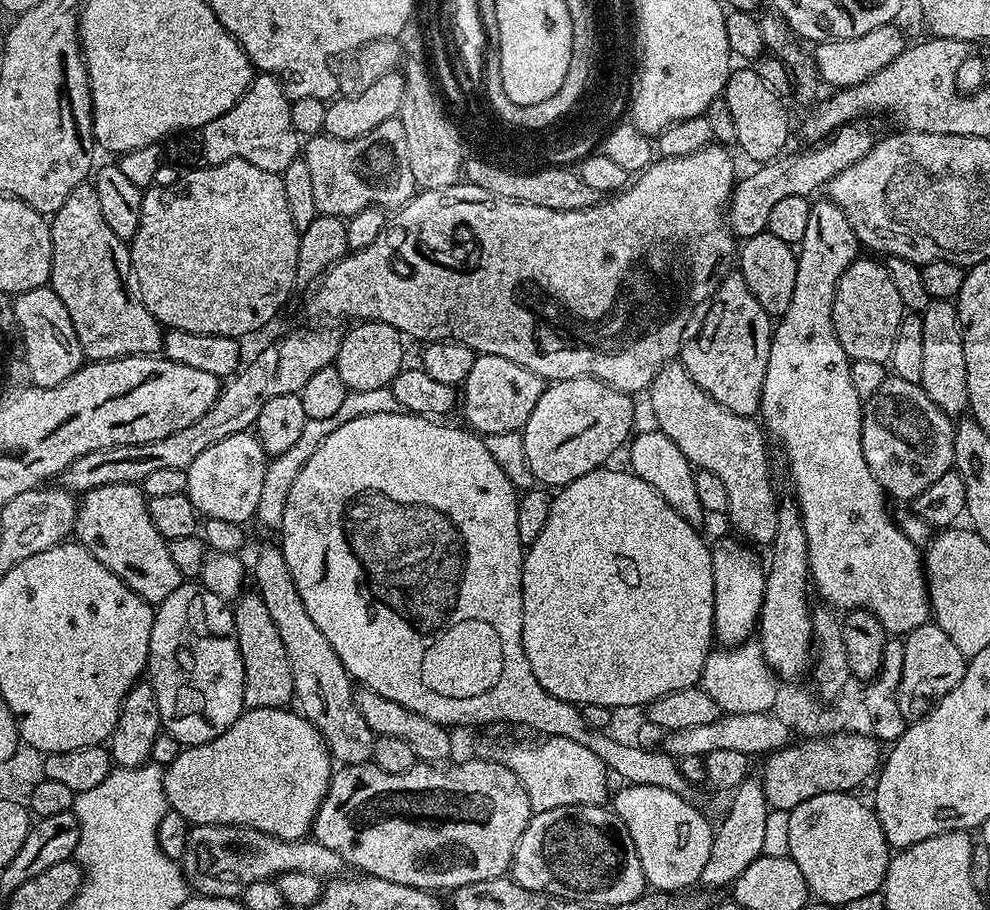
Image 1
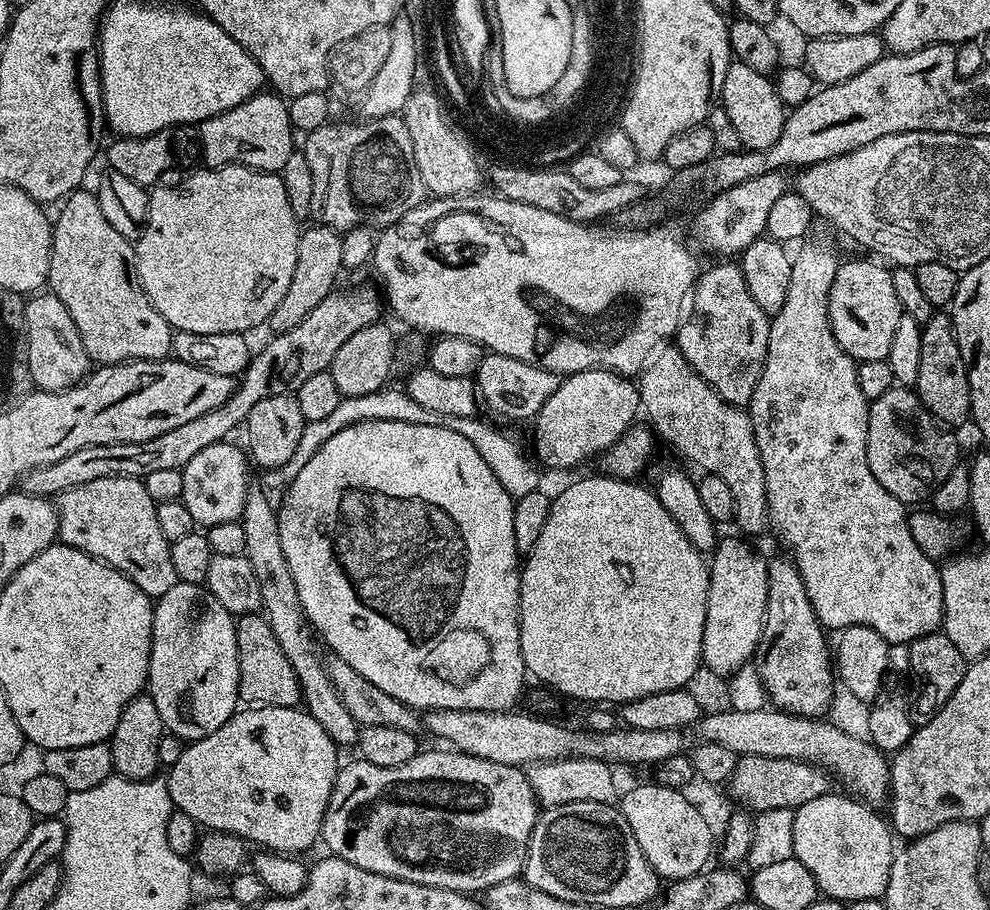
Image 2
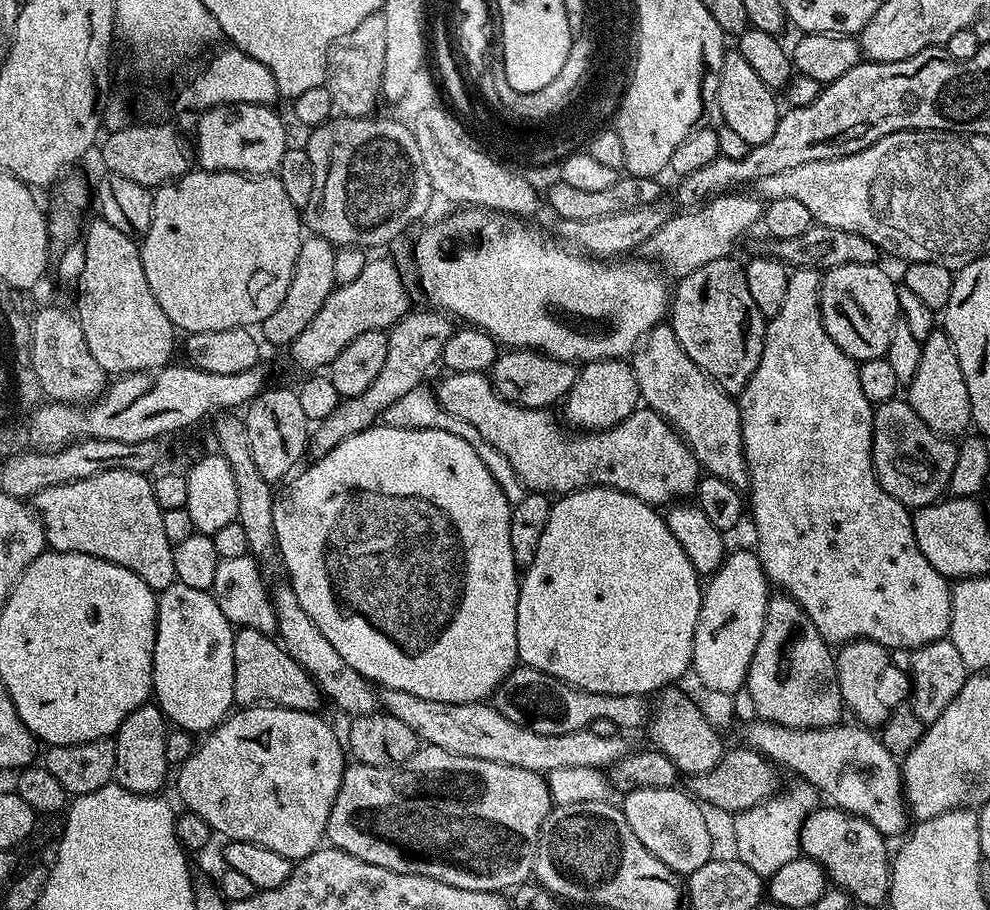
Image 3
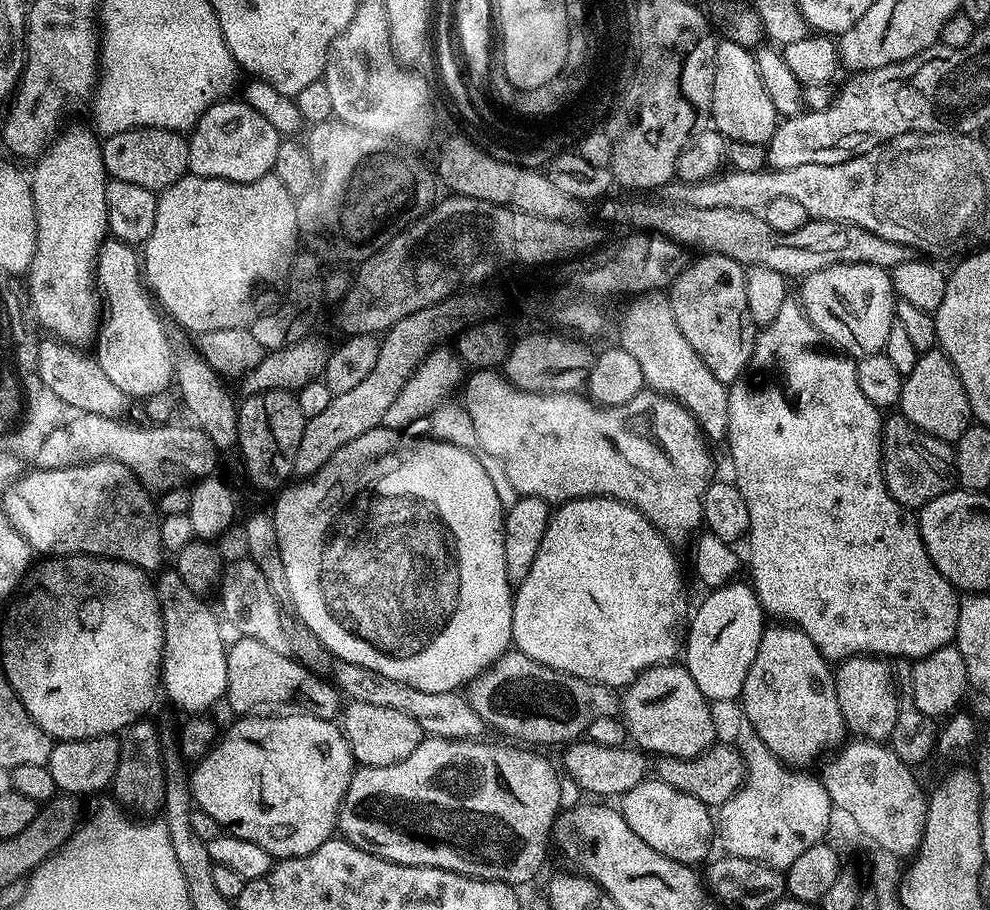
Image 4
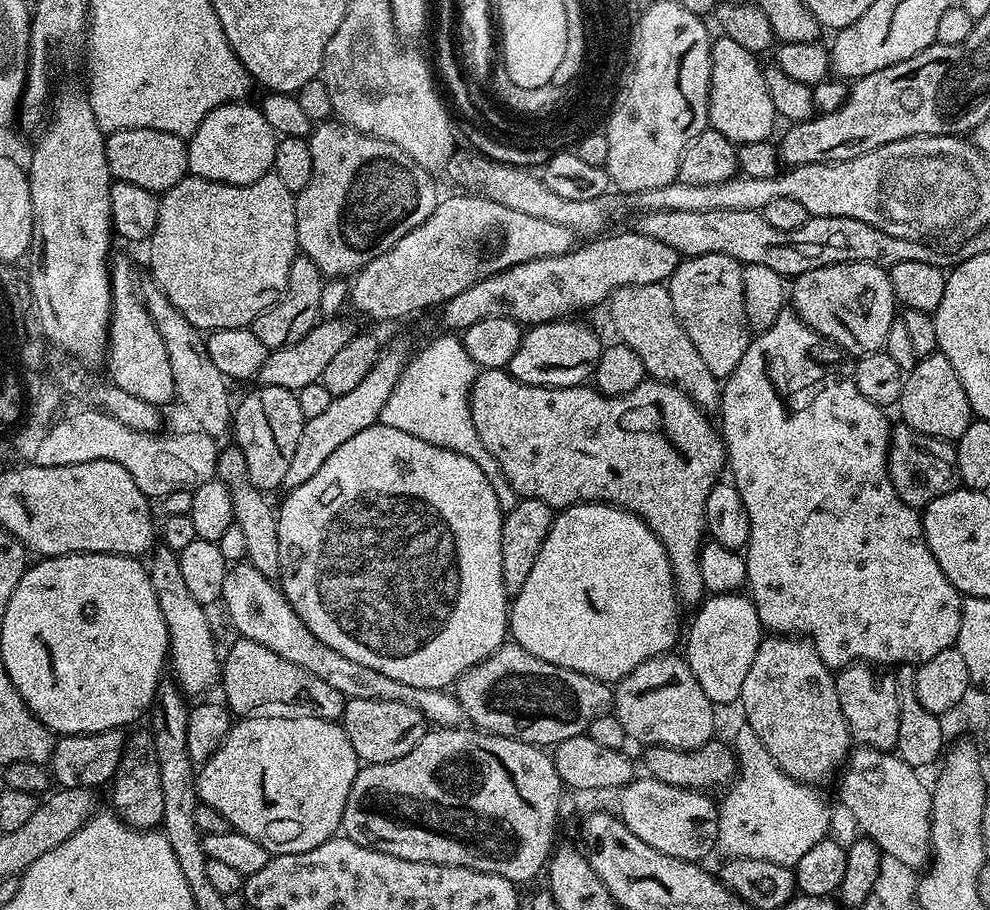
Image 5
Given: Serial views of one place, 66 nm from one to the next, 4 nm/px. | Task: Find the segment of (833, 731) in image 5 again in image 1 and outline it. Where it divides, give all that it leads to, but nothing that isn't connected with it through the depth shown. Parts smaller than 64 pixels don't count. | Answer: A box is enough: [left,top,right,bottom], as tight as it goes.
[758,499,814,682]

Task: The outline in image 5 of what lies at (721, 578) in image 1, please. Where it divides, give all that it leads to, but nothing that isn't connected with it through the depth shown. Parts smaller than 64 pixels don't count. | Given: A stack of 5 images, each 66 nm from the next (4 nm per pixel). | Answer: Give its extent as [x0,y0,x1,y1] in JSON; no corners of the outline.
[684,593,762,704]

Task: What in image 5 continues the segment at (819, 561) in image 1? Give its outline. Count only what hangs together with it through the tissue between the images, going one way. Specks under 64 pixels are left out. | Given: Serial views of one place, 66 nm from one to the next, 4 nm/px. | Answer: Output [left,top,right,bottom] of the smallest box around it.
[720,310,962,670]

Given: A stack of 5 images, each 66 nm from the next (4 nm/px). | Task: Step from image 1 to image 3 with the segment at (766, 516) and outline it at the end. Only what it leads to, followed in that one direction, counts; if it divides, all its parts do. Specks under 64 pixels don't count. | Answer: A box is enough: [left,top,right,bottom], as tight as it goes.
[630,322,748,489]

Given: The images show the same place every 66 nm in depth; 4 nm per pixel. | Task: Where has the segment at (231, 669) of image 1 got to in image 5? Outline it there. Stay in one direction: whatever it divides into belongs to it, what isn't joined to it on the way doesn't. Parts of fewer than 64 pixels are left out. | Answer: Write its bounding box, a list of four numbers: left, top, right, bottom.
[146,546,222,698]

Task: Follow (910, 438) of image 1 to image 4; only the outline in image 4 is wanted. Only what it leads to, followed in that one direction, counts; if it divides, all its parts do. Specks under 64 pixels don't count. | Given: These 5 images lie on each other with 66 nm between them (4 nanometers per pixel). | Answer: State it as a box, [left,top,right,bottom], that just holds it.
[880,414,956,510]

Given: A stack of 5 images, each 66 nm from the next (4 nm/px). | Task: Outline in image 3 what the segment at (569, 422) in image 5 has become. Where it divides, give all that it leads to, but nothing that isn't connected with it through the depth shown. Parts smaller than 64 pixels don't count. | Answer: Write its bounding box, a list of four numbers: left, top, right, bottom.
[435,372,702,506]

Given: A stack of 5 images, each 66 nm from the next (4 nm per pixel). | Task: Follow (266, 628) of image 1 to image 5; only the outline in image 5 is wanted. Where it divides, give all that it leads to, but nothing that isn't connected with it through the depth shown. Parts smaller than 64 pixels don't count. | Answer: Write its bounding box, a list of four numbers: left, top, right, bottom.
[222,638,346,721]

